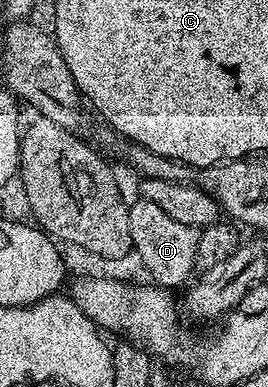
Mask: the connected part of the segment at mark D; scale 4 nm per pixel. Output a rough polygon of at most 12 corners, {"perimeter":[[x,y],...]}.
{"perimeter":[[128,204],[134,256],[156,287],[197,271],[200,229]]}

